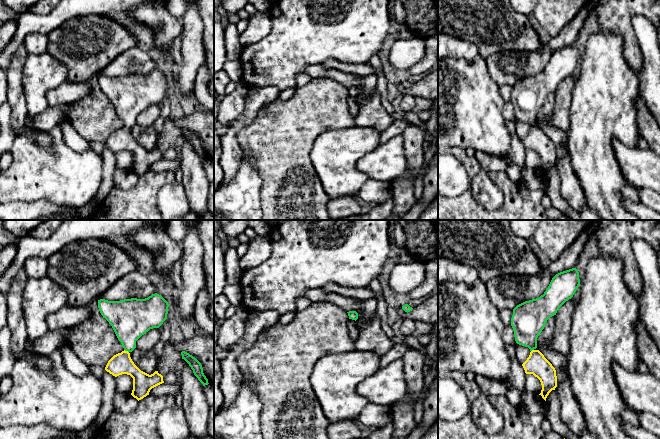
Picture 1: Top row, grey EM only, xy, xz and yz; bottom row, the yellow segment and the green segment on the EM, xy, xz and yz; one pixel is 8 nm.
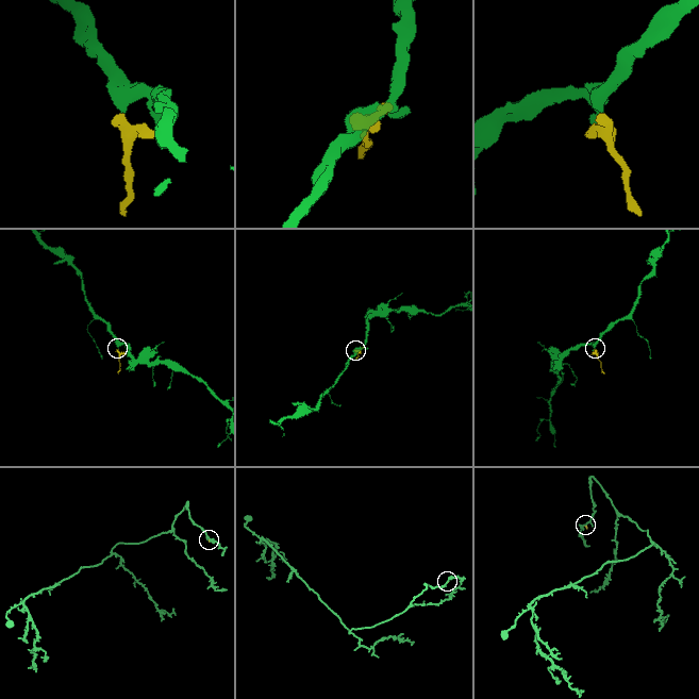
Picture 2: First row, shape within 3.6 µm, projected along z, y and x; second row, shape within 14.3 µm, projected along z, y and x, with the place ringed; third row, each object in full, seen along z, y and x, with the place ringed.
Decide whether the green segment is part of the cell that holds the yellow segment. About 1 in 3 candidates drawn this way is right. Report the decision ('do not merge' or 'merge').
merge

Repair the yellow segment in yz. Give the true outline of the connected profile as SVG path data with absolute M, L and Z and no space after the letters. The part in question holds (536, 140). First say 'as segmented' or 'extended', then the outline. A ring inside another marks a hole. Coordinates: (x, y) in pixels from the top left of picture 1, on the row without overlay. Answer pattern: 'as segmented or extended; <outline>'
extended; M572 44L556 50L546 67L539 74L525 77L517 81L513 85L511 94L511 102L514 107L514 113L517 120L528 123L530 131L522 140L526 150L533 150L537 153L542 161L539 171L546 177L547 172L557 163L556 146L552 140L537 126L537 114L545 103L547 96L556 91L559 84L569 75L573 73L580 61L579 48L576 44Z

